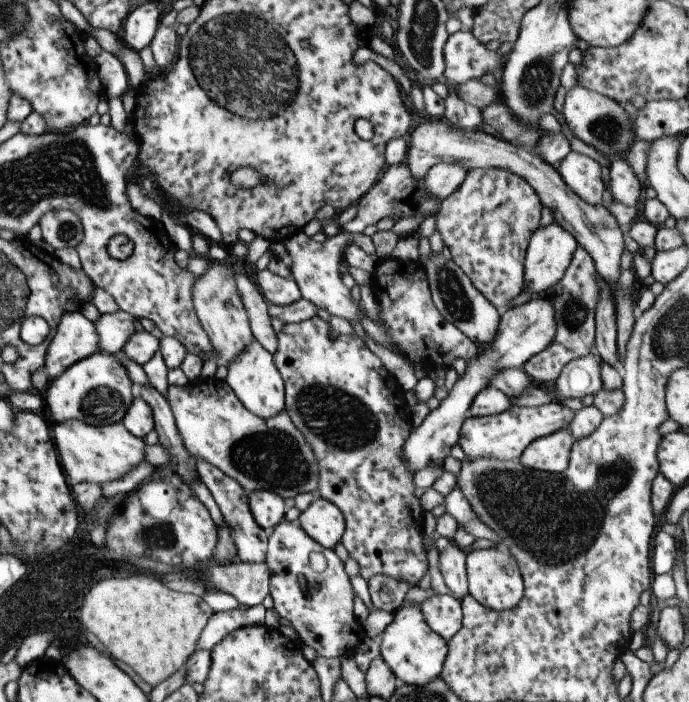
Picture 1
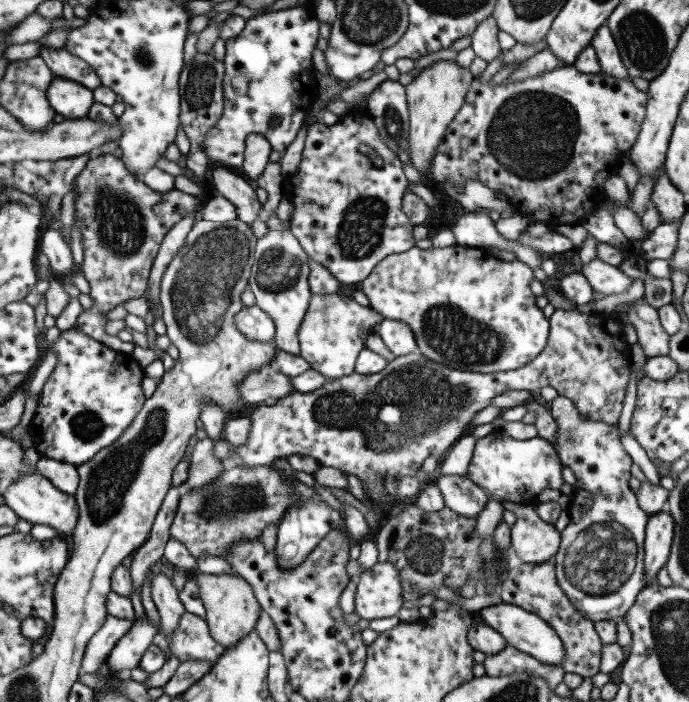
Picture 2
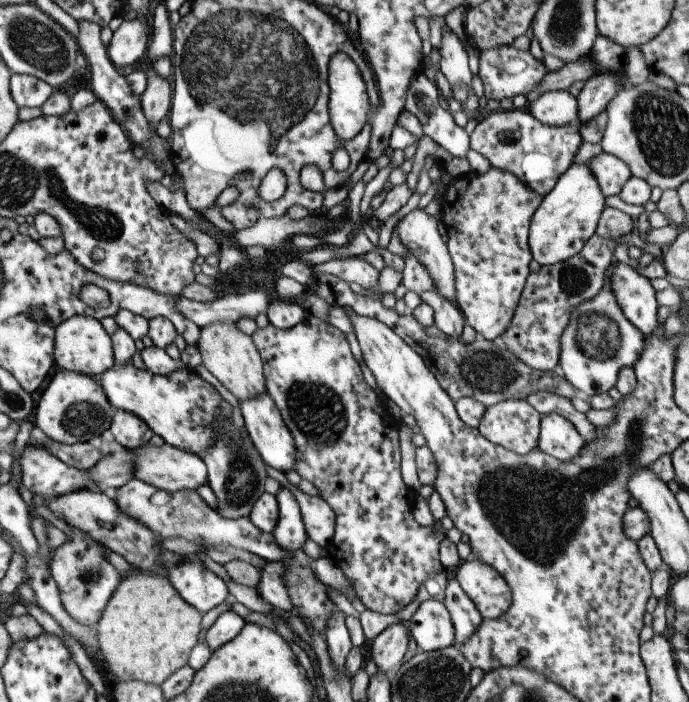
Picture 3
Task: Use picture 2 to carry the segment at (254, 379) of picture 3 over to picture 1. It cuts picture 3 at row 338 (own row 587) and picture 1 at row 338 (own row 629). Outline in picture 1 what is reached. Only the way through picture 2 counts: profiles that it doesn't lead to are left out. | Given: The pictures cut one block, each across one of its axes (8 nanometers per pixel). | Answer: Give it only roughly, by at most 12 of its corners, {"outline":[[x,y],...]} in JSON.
{"outline":[[229,262],[196,277],[196,317],[232,363],[255,342]]}

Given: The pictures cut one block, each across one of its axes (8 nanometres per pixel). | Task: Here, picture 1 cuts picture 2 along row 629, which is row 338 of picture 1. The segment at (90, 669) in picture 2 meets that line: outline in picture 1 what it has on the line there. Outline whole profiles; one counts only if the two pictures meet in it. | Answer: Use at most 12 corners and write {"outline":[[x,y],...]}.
{"outline":[[118,310],[94,323],[101,351],[116,355],[135,334],[135,317]]}

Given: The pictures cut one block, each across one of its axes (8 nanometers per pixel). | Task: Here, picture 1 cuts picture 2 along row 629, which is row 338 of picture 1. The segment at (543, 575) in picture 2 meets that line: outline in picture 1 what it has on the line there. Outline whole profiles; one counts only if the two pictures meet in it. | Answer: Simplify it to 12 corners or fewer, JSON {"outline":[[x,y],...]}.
{"outline":[[578,246],[564,277],[535,298],[551,303],[552,343],[524,365],[556,381],[595,347],[599,278]]}

